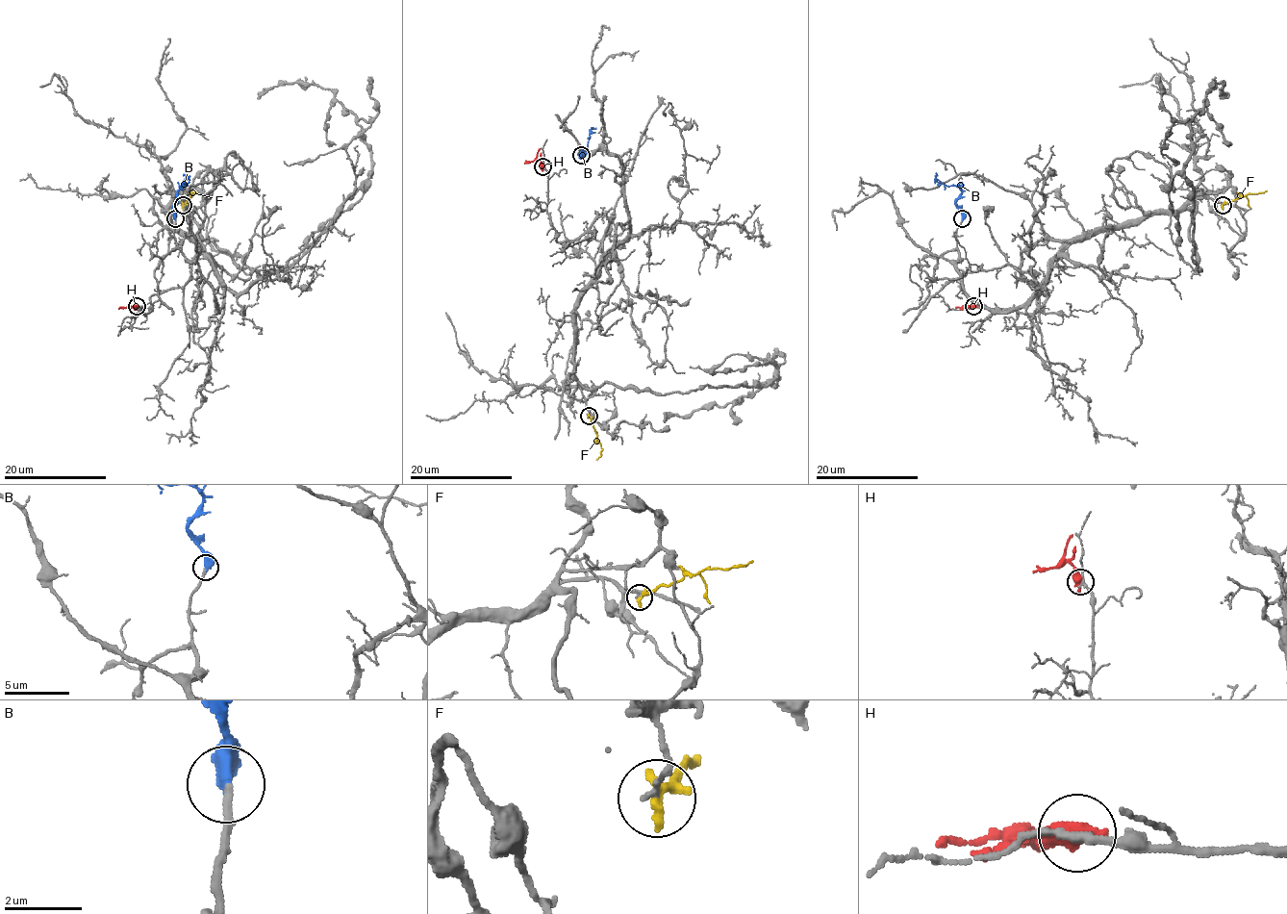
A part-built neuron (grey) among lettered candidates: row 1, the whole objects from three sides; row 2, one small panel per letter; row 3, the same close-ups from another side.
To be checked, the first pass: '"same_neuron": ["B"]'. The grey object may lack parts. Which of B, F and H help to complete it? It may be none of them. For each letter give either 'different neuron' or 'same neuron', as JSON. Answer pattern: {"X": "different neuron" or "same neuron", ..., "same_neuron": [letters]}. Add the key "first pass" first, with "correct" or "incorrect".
{"first pass": "correct", "B": "same neuron", "F": "different neuron", "H": "different neuron", "same_neuron": ["B"]}

